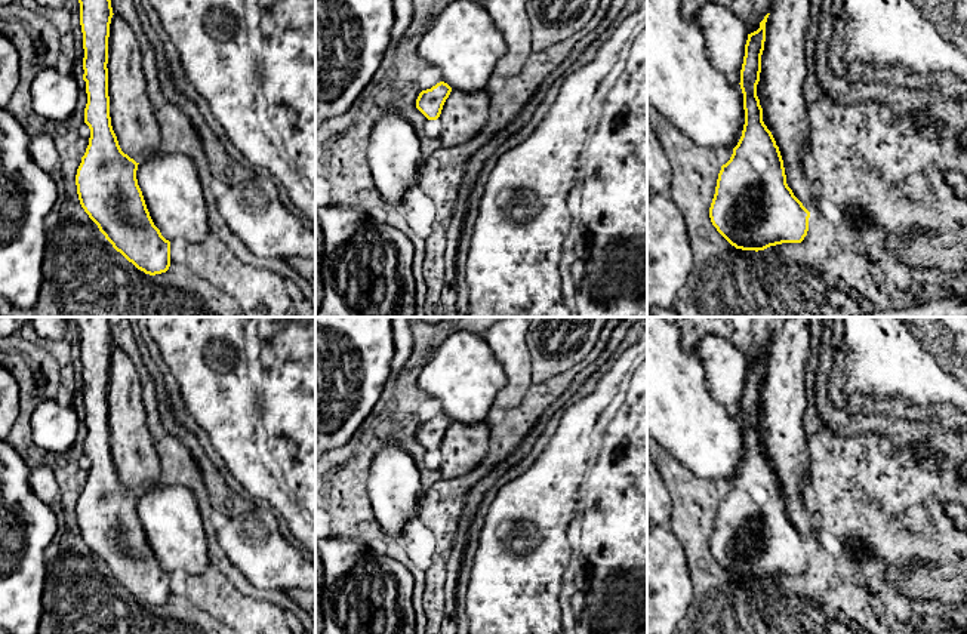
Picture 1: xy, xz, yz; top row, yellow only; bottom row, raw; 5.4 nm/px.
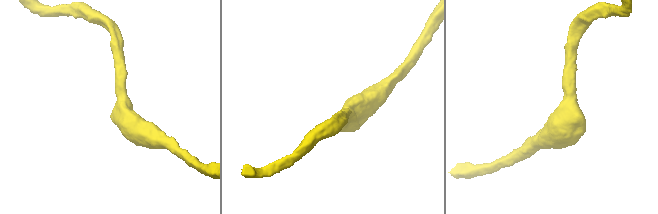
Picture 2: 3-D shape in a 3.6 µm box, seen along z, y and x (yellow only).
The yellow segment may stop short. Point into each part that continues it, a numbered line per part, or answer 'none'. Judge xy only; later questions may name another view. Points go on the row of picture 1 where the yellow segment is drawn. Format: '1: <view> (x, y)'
1: xy (132, 117)

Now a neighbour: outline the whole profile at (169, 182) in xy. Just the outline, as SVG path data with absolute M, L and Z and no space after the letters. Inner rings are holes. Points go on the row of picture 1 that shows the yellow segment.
M158 150L138 164L136 179L150 216L166 240L198 243L212 231L194 160Z

